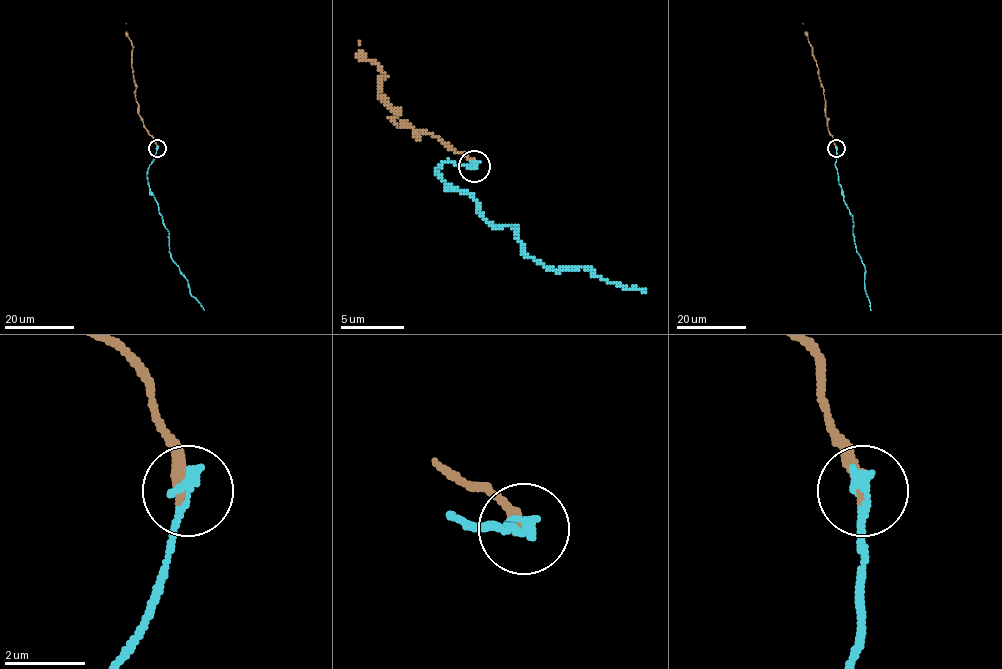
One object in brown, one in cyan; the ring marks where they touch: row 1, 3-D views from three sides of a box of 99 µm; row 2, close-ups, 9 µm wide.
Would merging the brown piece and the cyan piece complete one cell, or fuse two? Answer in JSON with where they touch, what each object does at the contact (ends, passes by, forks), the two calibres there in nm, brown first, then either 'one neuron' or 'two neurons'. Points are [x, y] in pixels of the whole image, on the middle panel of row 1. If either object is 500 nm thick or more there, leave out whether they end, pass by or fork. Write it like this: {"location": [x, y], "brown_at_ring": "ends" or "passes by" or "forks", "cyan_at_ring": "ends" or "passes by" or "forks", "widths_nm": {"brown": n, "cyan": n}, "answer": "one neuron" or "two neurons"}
{"location": [474, 166], "brown_at_ring": "ends", "cyan_at_ring": "ends", "widths_nm": {"brown": 360, "cyan": 320}, "answer": "one neuron"}

